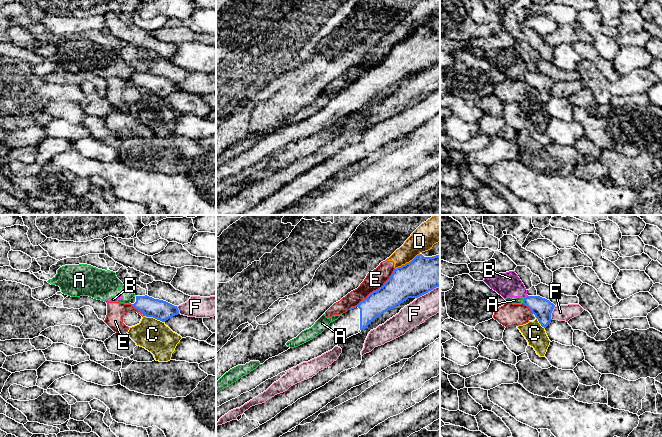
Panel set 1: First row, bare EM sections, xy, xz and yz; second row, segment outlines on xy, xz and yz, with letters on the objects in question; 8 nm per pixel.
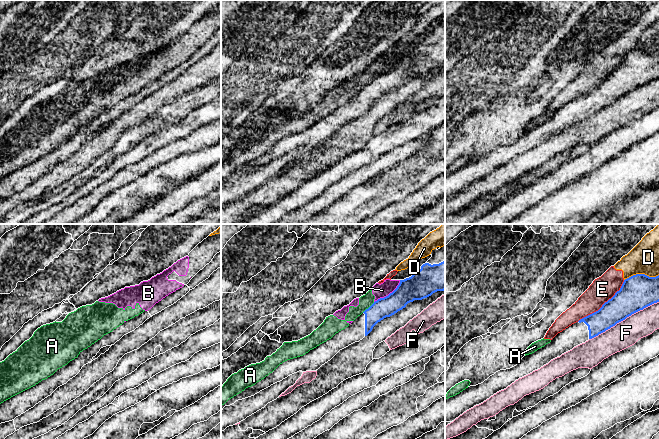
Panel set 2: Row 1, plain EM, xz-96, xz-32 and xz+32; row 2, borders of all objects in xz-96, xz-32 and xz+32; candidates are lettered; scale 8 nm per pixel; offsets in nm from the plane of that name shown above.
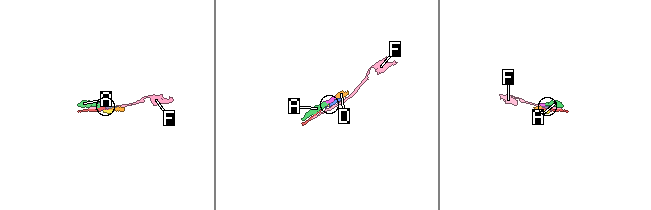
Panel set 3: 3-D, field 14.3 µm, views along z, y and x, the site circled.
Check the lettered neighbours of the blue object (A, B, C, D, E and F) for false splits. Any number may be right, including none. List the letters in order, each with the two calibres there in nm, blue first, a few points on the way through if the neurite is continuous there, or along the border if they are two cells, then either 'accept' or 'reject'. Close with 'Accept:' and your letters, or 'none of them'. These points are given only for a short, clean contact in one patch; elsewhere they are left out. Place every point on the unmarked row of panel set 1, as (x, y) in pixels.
A: calibres 160 and 60 nm; border yz (524, 74), (522, 78); reject
B: calibres 160 and 200 nm; border yz (527, 71), (524, 74); reject
C: calibres 160 and 260 nm; reject
D: calibres 280 and 190 nm; reject
E: calibres 240 and 150 nm; reject
F: calibres 160 and 130 nm; reject
Accept: none of them

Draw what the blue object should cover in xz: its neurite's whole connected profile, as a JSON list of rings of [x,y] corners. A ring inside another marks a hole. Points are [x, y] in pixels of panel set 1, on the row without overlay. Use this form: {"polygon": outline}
{"polygon": [[[440,18],[412,37],[394,45],[378,66],[351,83],[312,116],[269,134],[249,150],[216,169],[216,184],[249,168],[261,159],[297,141],[332,126],[345,115],[360,109],[384,88],[408,74],[418,74],[440,62]]]}

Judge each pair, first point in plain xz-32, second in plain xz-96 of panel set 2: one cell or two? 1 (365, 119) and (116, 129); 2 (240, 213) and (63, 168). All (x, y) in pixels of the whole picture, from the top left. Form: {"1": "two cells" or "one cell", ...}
{"1": "one cell", "2": "one cell"}

